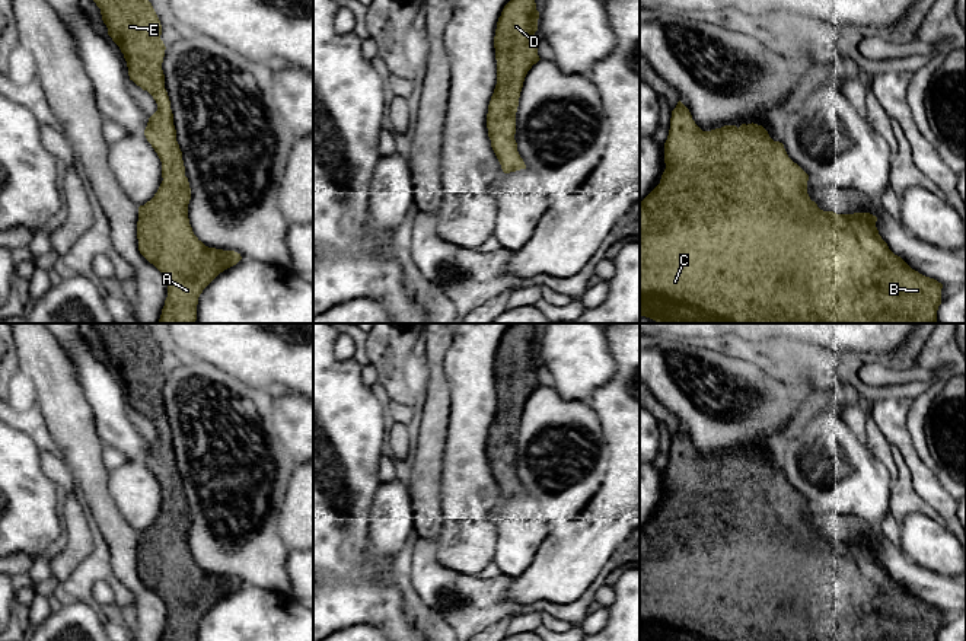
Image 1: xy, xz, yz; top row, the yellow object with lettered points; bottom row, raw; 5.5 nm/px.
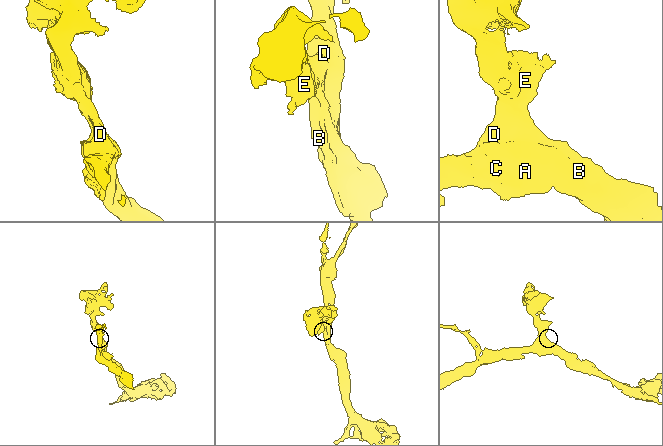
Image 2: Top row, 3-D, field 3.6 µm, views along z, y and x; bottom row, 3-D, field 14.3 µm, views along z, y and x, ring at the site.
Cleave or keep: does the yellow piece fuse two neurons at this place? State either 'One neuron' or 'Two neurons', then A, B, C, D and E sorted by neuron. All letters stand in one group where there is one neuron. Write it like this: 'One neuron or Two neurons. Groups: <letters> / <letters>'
One neuron. Groups: A B C D E

